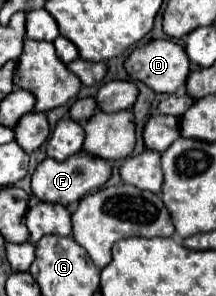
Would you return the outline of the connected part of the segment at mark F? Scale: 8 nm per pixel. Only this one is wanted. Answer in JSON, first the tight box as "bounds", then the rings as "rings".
{"bounds":[32,151,112,205],"rings":[[[80,151],[74,153],[72,157],[64,159],[64,161],[54,161],[50,157],[46,157],[34,171],[32,175],[32,193],[40,199],[40,201],[48,201],[48,203],[60,203],[60,205],[70,205],[80,201],[82,197],[86,197],[92,191],[98,191],[100,187],[104,187],[104,183],[110,179],[112,175],[112,165],[100,157],[94,157],[88,151]]]}

